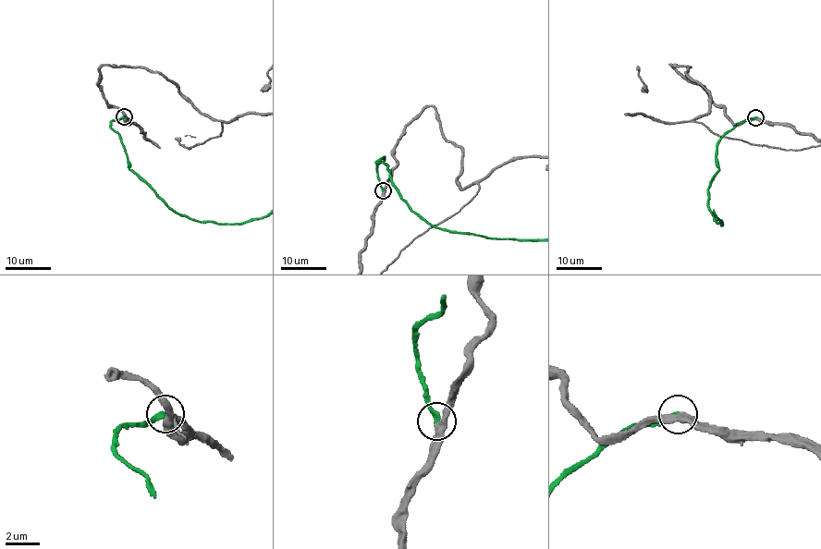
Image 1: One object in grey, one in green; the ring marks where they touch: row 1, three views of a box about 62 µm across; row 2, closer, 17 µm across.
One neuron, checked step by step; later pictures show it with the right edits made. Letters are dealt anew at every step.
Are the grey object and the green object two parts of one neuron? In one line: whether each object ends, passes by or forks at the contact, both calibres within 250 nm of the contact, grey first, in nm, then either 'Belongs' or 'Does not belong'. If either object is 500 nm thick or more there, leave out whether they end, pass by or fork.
At the ring grey passes by. At the ring green ends. Thickness 360 nm (grey) against 300 nm. Belongs

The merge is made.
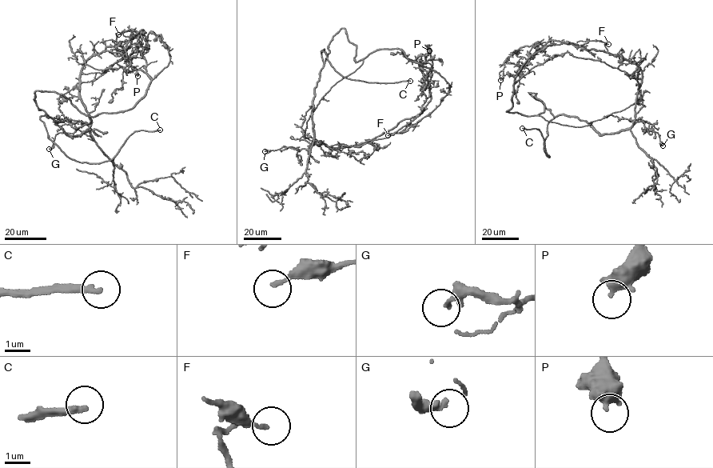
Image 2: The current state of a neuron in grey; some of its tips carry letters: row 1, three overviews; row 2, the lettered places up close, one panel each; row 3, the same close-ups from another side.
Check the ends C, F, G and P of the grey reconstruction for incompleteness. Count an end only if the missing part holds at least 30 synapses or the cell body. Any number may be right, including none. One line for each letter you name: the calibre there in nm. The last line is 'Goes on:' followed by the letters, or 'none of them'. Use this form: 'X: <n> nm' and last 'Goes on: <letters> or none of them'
C: 260 nm
Goes on: C

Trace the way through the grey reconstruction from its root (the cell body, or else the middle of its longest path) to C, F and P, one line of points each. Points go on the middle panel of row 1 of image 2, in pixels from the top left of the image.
C: (375, 139), (356, 146), (316, 145), (312, 102), (323, 67), (320, 50), (346, 78), (379, 82), (410, 81)
F: (375, 139), (392, 135), (421, 112), (428, 72), (444, 78), (450, 88), (439, 105), (388, 135)
P: (375, 139), (371, 144), (375, 147), (365, 142), (420, 114), (430, 100), (429, 50)

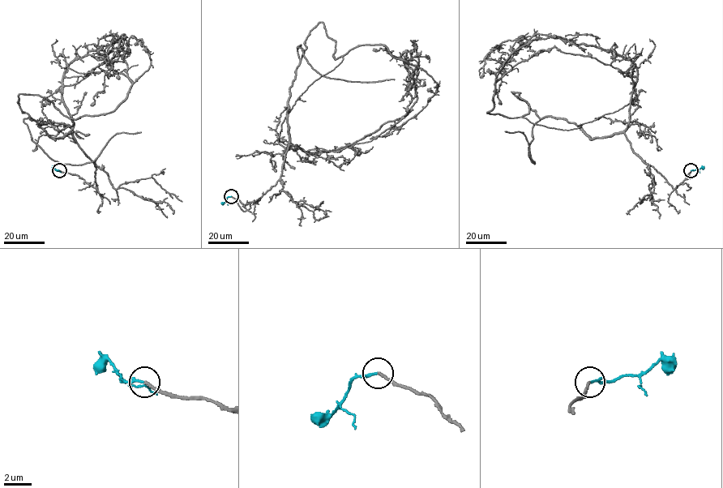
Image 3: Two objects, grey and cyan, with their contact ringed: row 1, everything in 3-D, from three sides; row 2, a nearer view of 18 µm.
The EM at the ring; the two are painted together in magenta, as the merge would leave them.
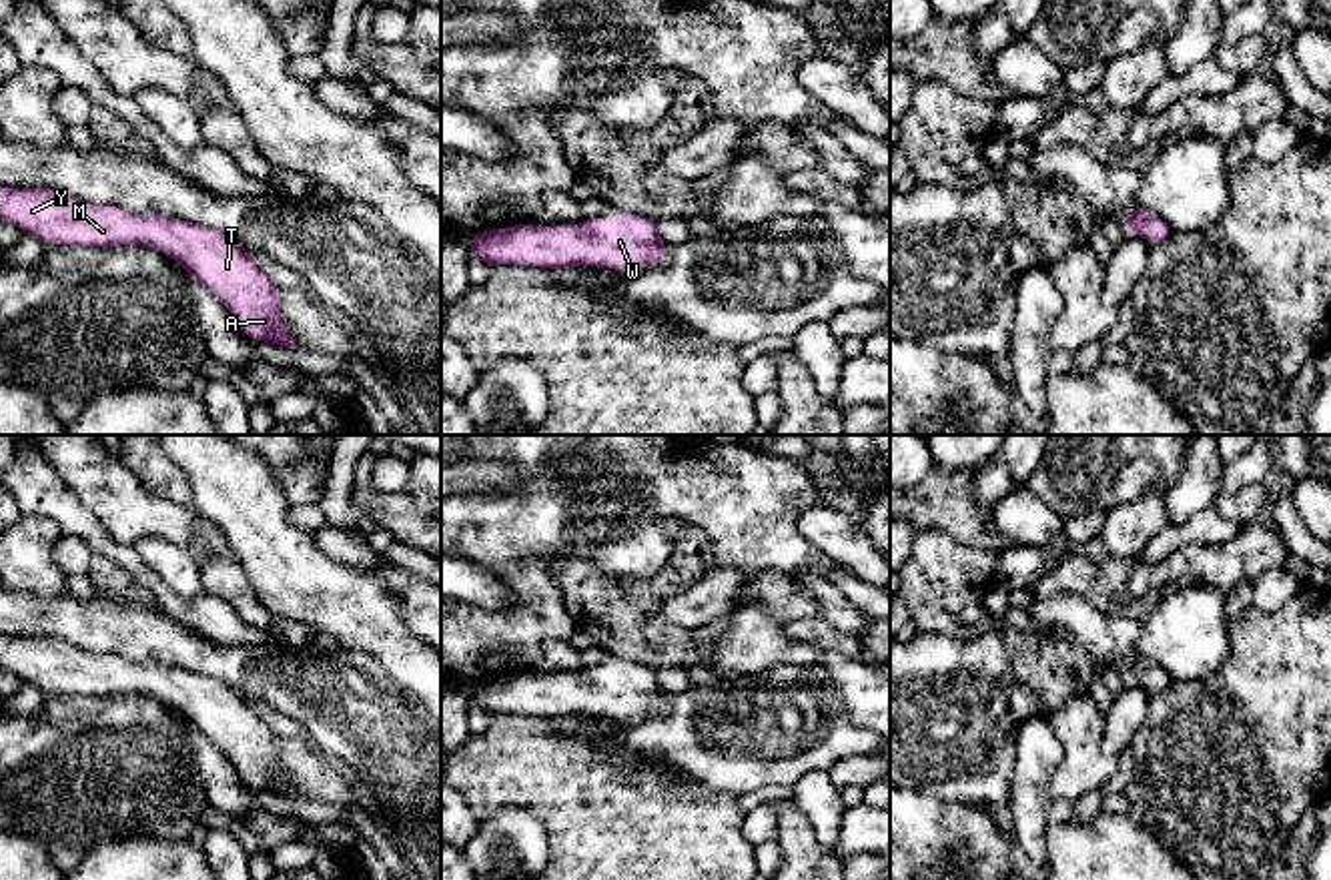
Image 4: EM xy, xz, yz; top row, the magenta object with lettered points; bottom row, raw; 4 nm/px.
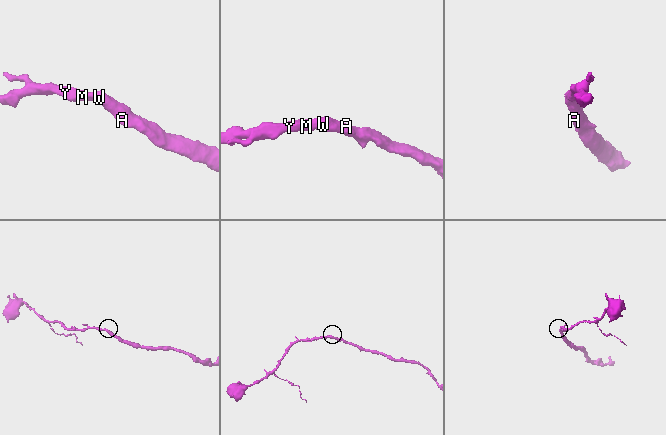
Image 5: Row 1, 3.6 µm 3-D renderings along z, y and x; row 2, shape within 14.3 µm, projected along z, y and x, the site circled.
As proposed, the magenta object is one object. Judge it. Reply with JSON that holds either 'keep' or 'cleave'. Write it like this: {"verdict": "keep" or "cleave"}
{"verdict": "keep"}

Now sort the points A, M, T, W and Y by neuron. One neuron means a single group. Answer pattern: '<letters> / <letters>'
A M T W Y

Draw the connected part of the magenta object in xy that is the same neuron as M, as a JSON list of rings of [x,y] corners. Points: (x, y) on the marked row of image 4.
[[[0,184],[0,218],[44,245],[120,247],[144,243],[174,259],[186,275],[208,289],[243,333],[297,349],[285,329],[279,287],[218,229],[148,212],[132,214],[112,204],[88,204],[52,188]]]

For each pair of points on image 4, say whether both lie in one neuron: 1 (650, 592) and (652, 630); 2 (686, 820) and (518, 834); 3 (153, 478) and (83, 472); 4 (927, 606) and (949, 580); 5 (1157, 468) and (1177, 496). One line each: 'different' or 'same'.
1: same
2: different
3: different
4: different
5: different

